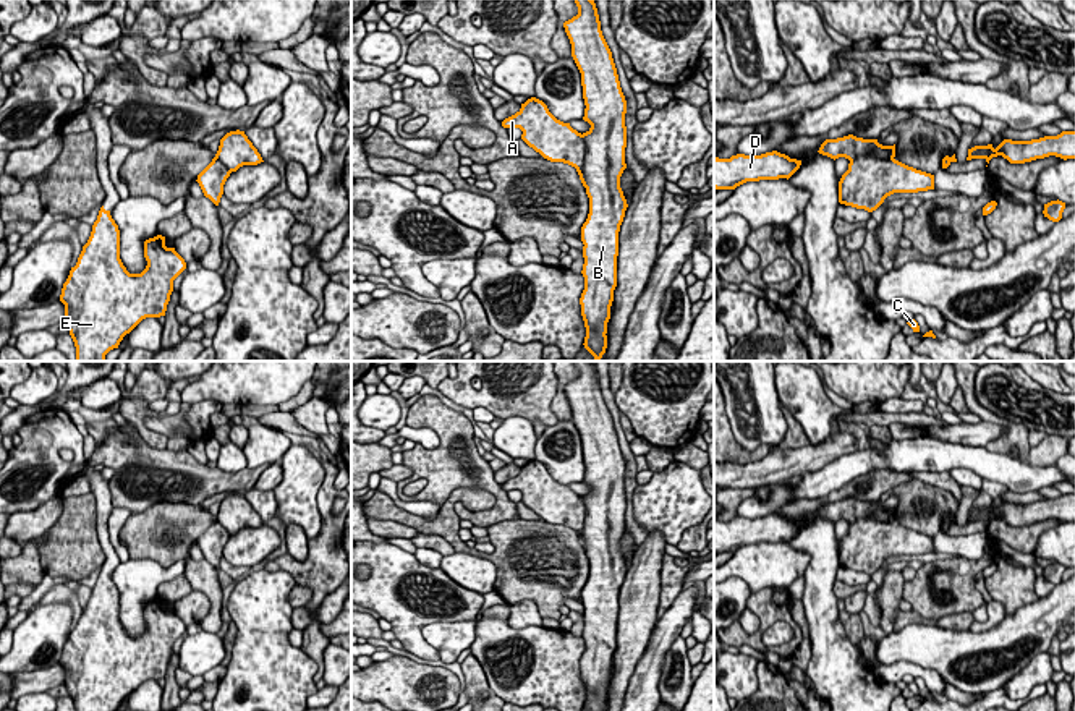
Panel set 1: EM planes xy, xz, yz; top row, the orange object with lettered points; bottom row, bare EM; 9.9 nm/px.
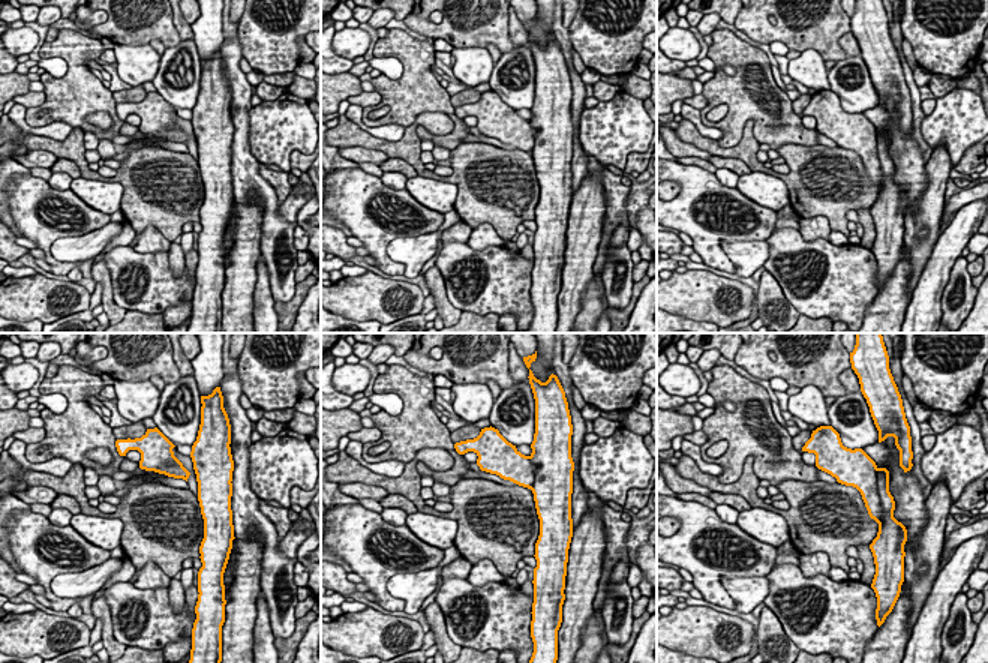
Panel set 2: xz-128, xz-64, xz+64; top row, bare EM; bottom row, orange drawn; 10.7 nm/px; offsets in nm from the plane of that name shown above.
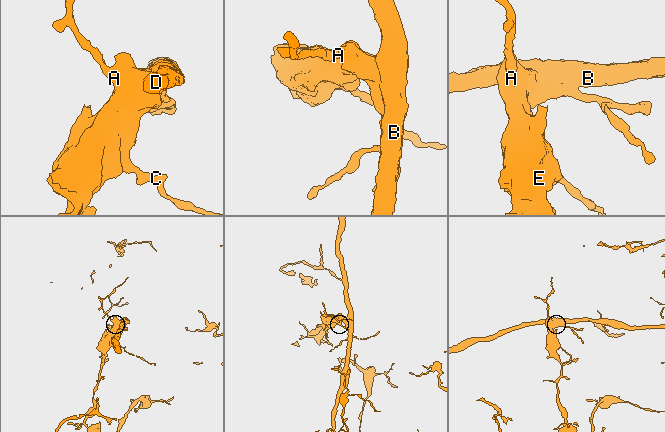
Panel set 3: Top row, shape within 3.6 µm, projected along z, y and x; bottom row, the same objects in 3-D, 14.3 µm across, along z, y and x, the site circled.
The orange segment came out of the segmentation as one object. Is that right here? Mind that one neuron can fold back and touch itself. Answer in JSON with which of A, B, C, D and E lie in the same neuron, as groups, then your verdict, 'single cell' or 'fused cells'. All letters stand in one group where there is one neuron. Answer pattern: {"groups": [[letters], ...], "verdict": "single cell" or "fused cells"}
{"groups": [["A", "C", "E"], ["B", "D"]], "verdict": "fused cells"}

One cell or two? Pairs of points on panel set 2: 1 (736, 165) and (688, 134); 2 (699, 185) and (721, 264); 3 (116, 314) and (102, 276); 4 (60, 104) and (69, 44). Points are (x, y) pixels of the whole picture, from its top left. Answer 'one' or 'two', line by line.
1: two
2: one
3: one
4: one

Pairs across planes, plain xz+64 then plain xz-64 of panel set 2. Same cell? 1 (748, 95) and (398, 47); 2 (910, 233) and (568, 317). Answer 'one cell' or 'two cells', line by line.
1: one cell
2: one cell

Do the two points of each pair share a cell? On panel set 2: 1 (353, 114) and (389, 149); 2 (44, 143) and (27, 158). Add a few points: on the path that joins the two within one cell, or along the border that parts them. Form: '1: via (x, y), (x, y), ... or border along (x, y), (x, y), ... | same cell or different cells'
1: border along (347, 117), (372, 135), (392, 141), (405, 132) | different cells
2: border along (29, 149), (44, 149), (59, 158) | different cells

